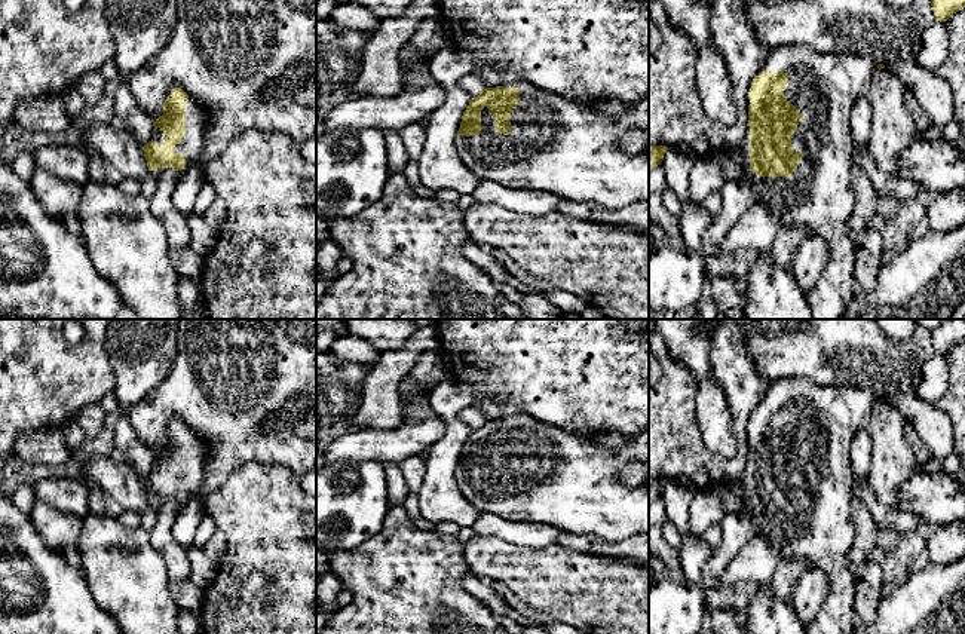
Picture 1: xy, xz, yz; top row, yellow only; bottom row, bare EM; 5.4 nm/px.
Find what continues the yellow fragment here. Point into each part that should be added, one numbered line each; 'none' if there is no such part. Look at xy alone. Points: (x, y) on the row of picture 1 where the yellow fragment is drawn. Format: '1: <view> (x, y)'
1: xy (192, 144)

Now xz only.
1: xz (560, 146)

